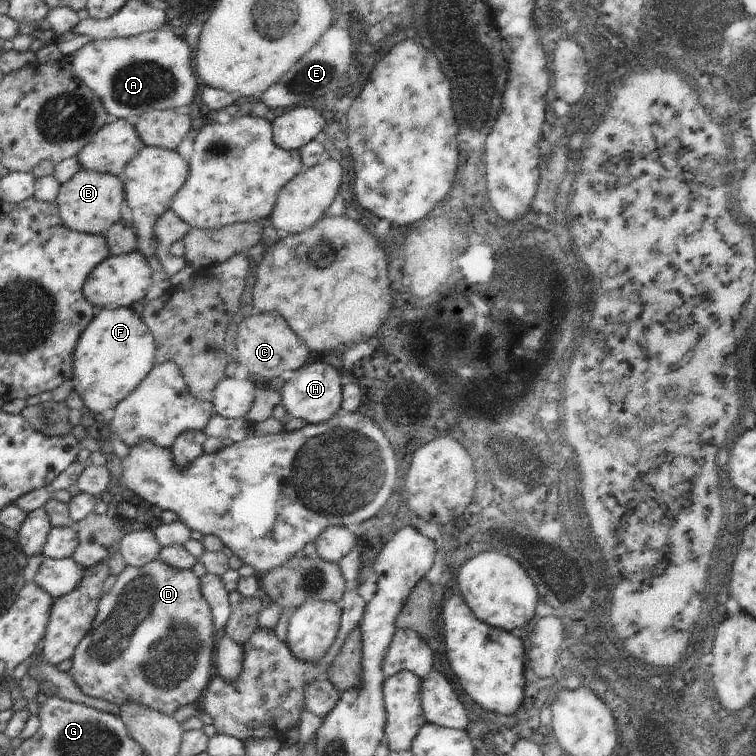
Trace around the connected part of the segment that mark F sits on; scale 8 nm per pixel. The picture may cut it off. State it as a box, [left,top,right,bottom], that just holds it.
[71,307,155,414]

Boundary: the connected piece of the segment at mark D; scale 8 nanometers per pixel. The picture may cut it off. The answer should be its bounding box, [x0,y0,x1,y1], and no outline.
[69,558,217,717]

